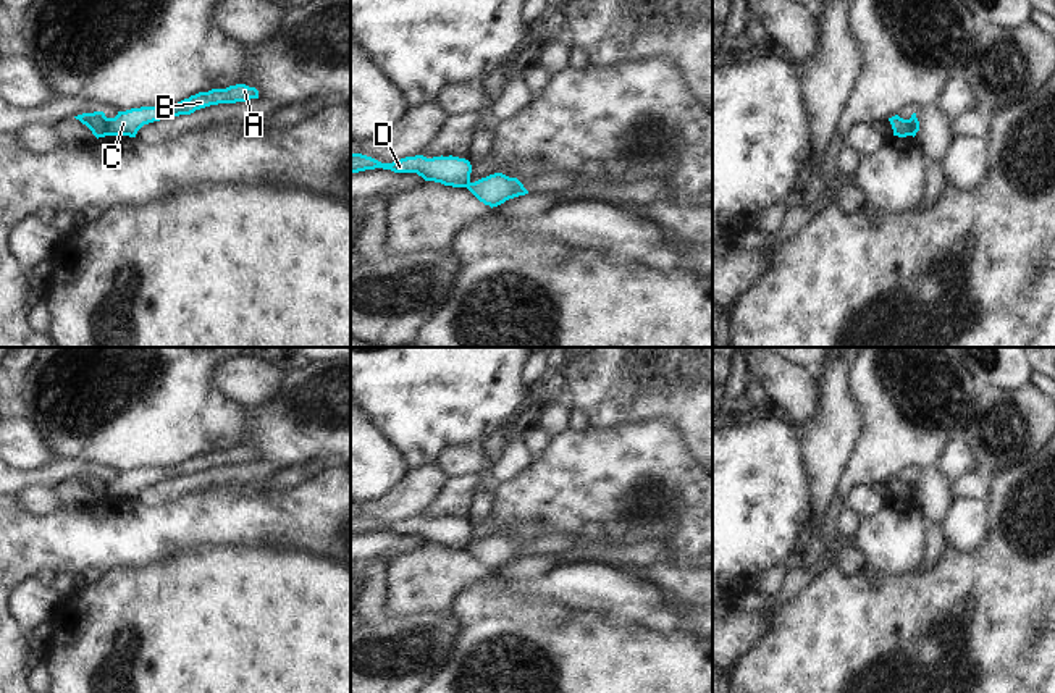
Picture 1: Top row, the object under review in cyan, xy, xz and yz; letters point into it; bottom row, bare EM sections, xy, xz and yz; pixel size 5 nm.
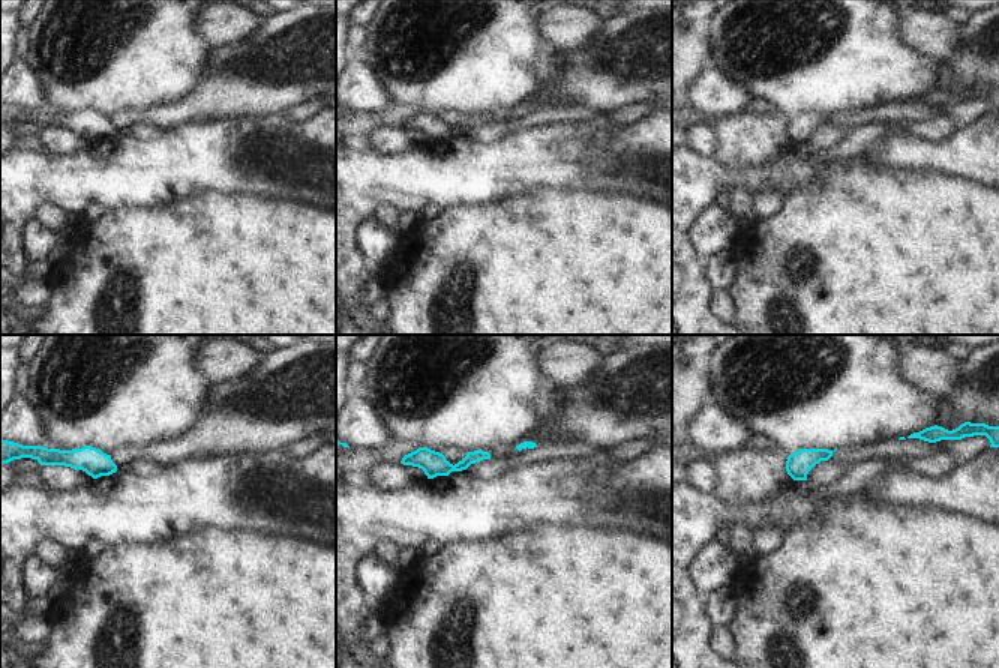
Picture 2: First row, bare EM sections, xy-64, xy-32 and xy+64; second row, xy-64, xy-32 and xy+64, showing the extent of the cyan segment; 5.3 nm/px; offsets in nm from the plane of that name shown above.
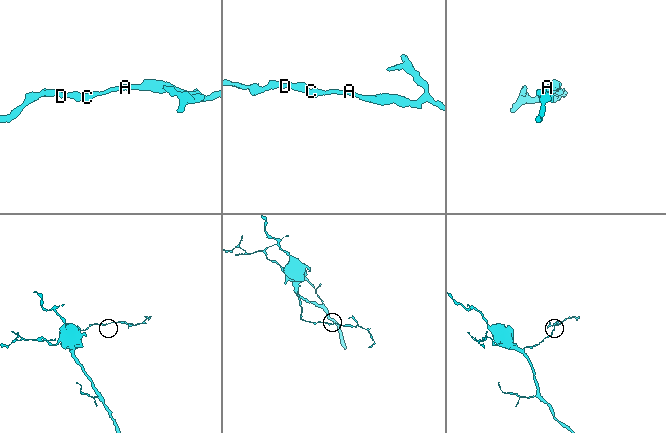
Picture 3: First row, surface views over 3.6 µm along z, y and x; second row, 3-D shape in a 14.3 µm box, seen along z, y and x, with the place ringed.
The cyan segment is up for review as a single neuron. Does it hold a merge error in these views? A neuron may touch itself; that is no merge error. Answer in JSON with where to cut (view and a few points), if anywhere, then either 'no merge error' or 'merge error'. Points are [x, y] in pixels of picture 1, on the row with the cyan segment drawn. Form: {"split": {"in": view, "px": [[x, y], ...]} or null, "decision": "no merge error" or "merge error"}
{"split": {"in": "xy", "px": [[105, 118], [107, 134]]}, "decision": "merge error"}

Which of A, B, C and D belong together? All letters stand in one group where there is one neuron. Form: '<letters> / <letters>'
A B C / D

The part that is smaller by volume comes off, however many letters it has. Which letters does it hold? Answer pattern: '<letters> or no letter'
A, B, C

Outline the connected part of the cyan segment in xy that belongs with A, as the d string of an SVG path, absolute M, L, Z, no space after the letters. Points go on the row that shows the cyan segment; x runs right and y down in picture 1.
M236 84L226 89L212 89L208 92L199 92L174 105L141 107L126 111L118 111L115 118L107 118L107 126L108 126L107 136L136 137L137 131L144 124L160 121L168 116L191 115L195 110L210 105L247 102L250 99L258 99L258 90L246 84Z

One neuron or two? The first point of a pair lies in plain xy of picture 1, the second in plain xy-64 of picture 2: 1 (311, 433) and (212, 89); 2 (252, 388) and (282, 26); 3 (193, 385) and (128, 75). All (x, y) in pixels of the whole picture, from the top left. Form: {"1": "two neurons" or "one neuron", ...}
{"1": "one neuron", "2": "two neurons", "3": "one neuron"}

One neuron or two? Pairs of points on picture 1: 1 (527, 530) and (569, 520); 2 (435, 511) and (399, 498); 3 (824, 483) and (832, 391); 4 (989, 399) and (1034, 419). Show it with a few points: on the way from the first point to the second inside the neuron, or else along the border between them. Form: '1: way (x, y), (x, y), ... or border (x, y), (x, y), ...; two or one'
1: border (509, 519), (538, 517), (550, 533); two
2: border (448, 478), (443, 491), (420, 516); two
3: way (824, 461), (828, 441), (832, 435), (832, 414); one
4: way (1000, 411), (1007, 417), (1023, 417); one

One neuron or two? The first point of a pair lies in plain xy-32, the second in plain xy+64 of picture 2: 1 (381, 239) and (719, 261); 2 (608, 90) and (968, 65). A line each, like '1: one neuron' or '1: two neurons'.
1: two neurons
2: one neuron

